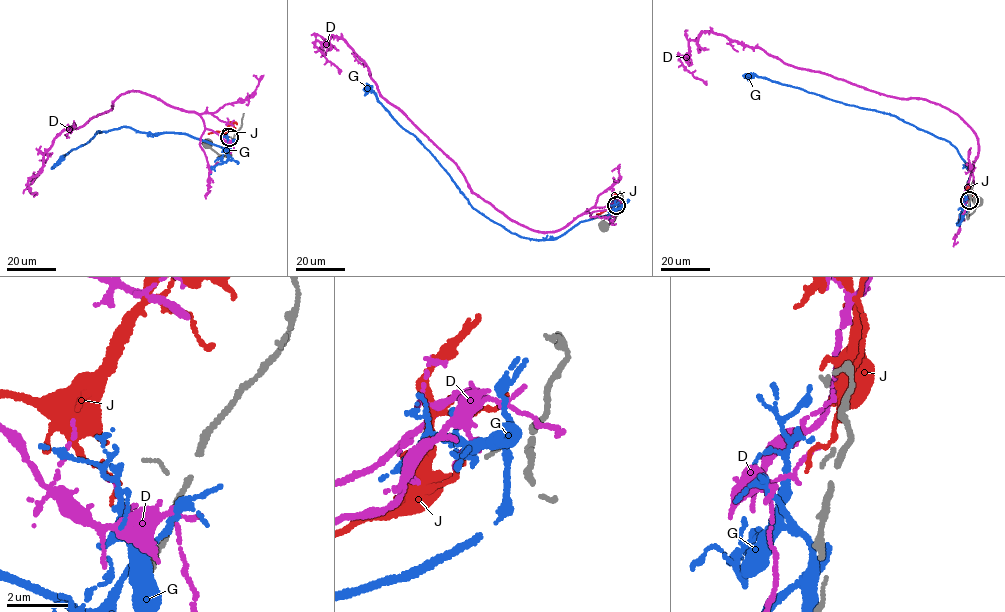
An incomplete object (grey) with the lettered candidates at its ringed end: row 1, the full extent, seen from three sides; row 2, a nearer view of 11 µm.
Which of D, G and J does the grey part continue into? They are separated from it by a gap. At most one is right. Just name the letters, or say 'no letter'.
J

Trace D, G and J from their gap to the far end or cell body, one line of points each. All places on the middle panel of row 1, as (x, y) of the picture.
D: (614, 205), (553, 231), (520, 225), (380, 95), (349, 45), (322, 37), (315, 46), (339, 74)
G: (614, 205), (615, 211), (578, 223), (557, 237), (522, 237), (472, 207), (376, 95), (368, 90), (365, 95)
J: (614, 206), (611, 205), (615, 193)

